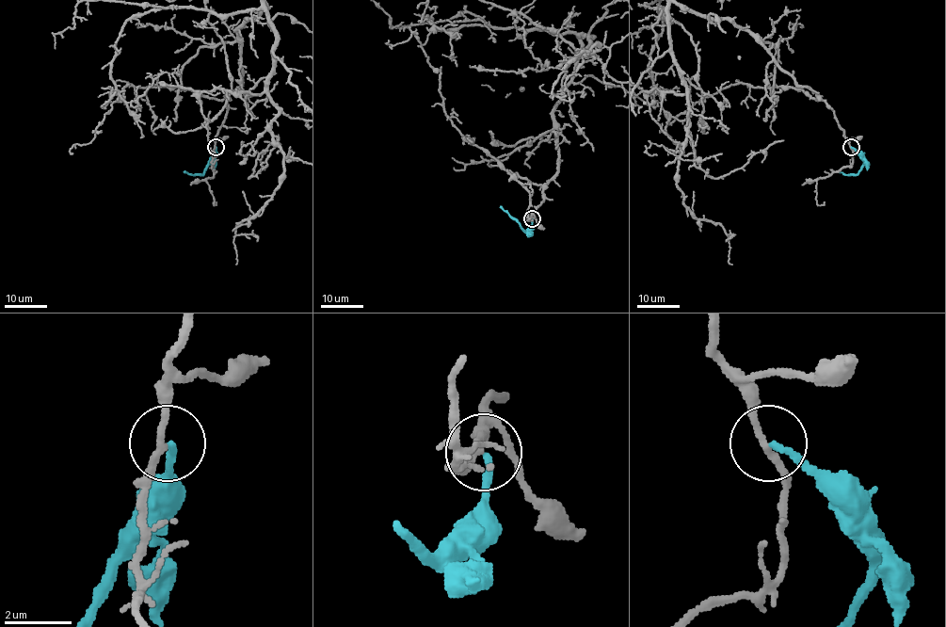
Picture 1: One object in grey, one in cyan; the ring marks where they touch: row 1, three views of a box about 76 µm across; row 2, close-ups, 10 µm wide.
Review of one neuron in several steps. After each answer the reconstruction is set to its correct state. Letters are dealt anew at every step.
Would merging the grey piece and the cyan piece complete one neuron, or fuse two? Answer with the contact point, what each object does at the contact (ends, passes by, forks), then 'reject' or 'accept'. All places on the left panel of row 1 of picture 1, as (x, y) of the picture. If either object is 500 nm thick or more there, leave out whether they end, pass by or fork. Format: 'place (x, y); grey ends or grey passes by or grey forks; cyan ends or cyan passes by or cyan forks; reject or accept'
place (216, 147); grey passes by; cyan ends; reject

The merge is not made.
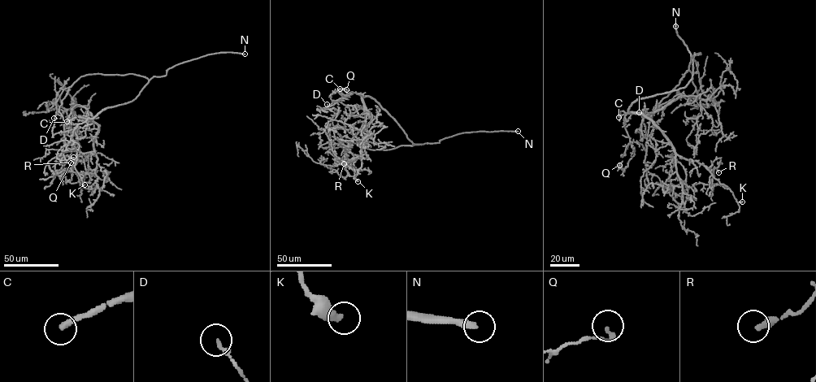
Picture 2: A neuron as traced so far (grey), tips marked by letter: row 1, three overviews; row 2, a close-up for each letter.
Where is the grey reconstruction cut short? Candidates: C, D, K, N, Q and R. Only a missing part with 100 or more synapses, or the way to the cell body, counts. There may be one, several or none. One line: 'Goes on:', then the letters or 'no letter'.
Goes on: C, N

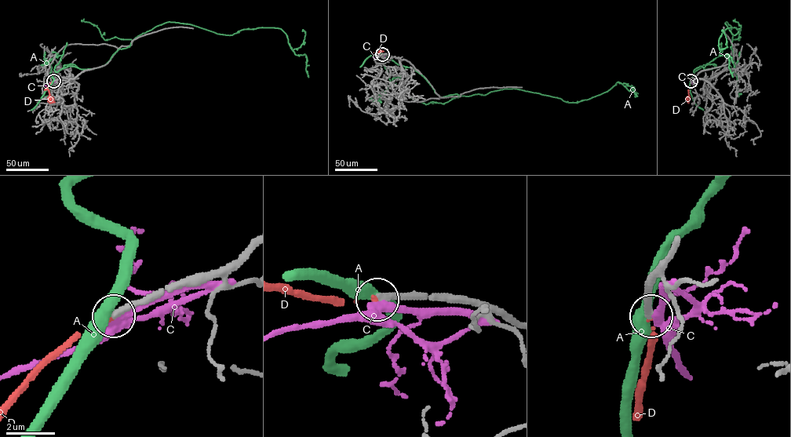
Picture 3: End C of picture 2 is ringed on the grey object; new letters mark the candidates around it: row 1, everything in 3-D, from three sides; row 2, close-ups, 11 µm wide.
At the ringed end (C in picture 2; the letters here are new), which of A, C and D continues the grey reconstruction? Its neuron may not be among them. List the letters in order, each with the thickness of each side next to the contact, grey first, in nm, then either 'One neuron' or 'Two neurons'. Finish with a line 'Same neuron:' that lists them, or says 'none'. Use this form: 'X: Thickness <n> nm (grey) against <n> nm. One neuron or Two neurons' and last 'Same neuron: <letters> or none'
A: Thickness 280 nm (grey) against 460 nm. Two neurons
C: Thickness 320 nm (grey) against 280 nm. Two neurons
D: Thickness 280 nm (grey) against 120 nm. One neuron
Same neuron: D

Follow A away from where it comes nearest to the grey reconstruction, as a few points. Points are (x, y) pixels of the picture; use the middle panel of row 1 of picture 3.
A: (382, 54), (417, 71), (440, 96), (515, 89), (578, 102), (607, 91), (617, 81), (627, 84), (637, 96)

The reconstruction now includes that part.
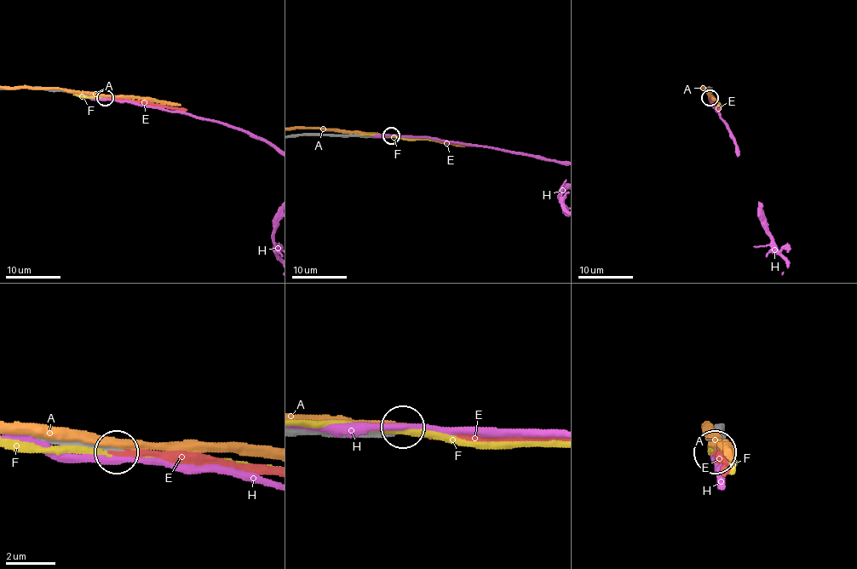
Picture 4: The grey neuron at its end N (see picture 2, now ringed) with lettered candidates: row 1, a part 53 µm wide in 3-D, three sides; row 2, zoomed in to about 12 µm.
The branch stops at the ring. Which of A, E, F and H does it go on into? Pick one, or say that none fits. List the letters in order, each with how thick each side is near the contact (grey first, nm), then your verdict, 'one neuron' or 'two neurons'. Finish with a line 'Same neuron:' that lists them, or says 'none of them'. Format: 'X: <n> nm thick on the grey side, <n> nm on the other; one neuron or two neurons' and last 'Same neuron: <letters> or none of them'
A: 360 nm thick on the grey side, 360 nm on the other; two neurons
E: 360 nm thick on the grey side, 240 nm on the other; one neuron
F: 360 nm thick on the grey side, 280 nm on the other; two neurons
H: 360 nm thick on the grey side, 240 nm on the other; two neurons
Same neuron: E

